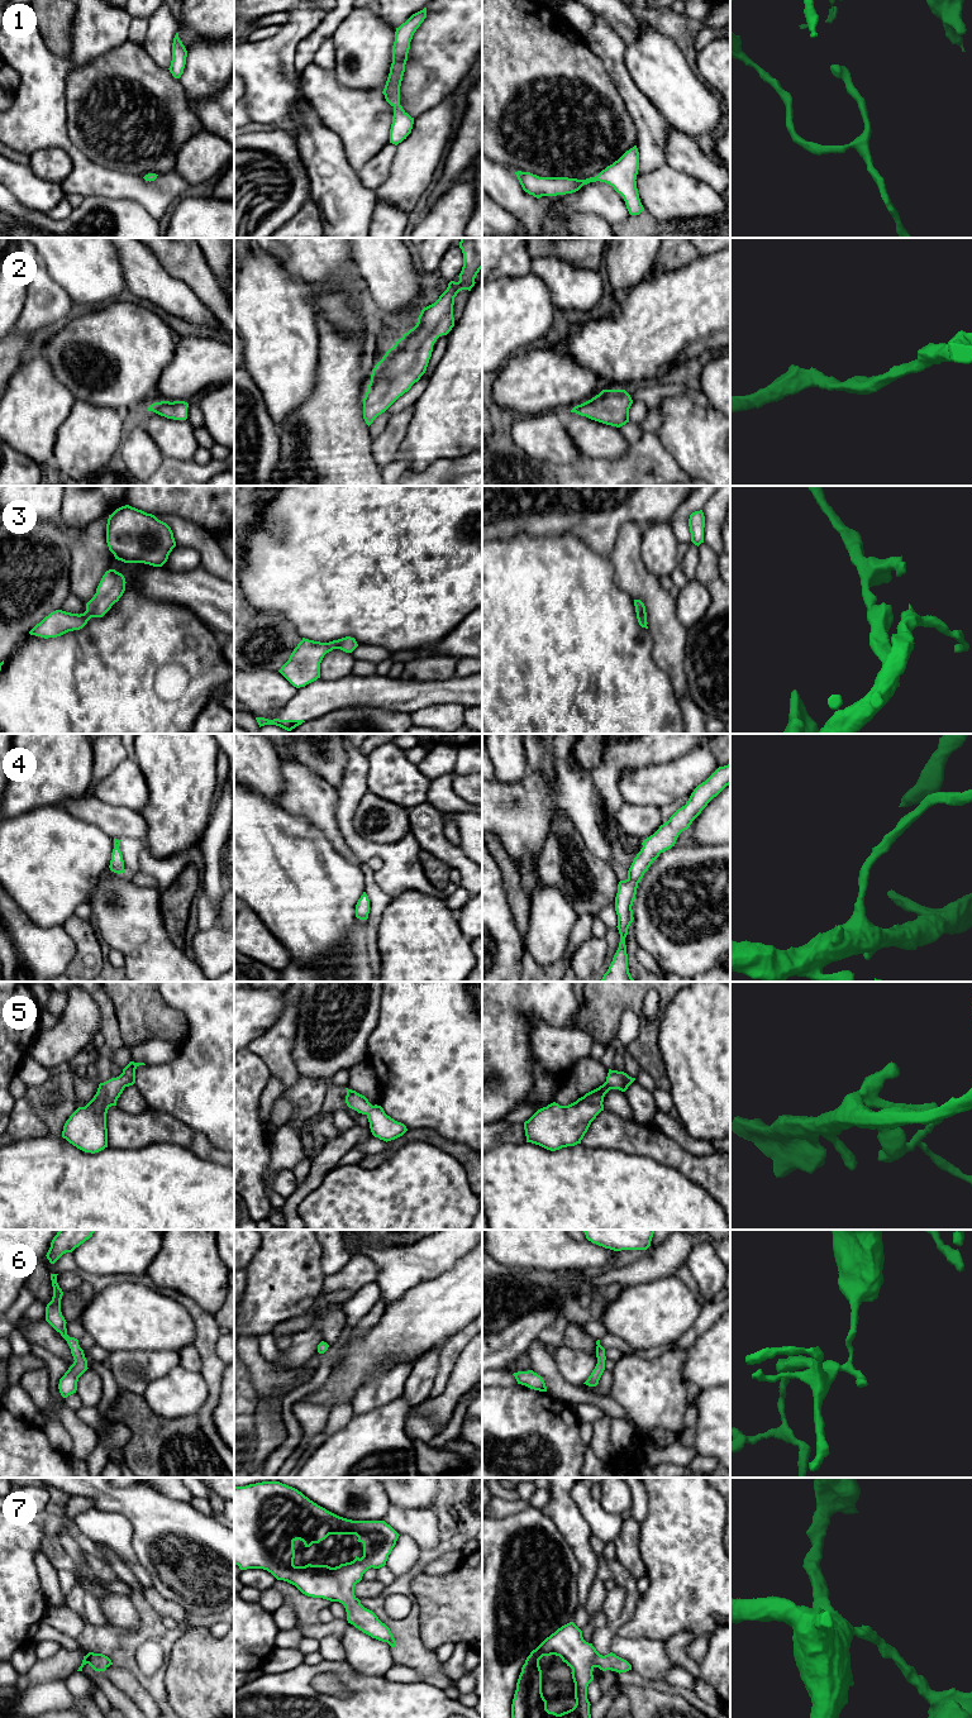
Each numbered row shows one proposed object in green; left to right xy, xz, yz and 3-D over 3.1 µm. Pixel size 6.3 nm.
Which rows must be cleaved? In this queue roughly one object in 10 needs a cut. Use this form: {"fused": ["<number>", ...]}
{"fused": []}

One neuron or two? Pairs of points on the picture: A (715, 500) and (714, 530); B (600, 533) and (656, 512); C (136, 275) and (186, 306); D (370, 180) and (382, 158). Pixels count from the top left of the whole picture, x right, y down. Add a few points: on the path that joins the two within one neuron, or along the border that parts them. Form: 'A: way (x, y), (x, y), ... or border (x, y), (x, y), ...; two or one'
A: way (715, 507), (714, 523); one
B: way (614, 519), (620, 512), (642, 512); one
C: way (148, 280), (174, 296); one
D: way (372, 175), (381, 163); one

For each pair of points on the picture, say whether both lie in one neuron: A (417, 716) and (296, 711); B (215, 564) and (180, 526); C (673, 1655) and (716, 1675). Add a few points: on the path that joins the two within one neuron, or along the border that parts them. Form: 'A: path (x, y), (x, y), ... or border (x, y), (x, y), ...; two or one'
A: border (439, 704), (415, 710), (411, 714); two
B: path (210, 554), (190, 534); one
C: path (684, 1661), (697, 1670), (706, 1670); one

